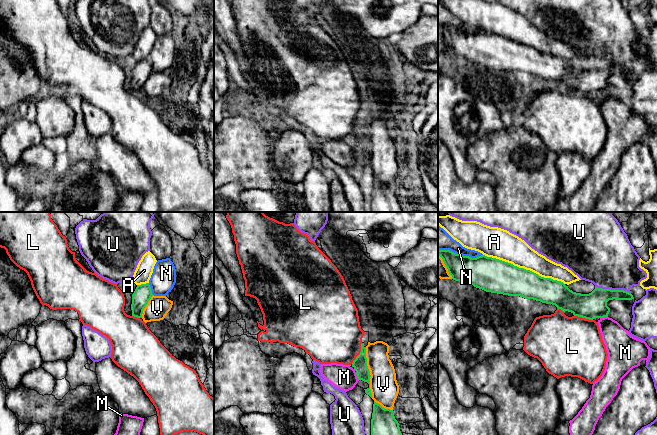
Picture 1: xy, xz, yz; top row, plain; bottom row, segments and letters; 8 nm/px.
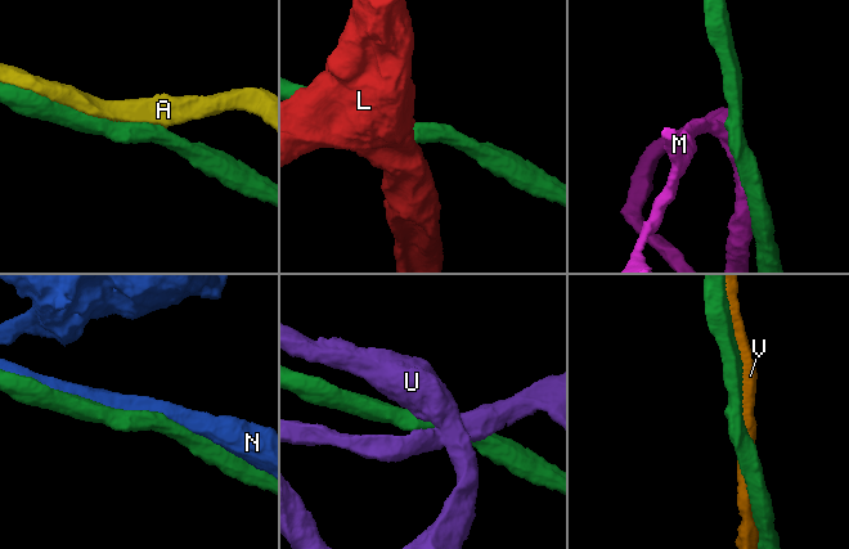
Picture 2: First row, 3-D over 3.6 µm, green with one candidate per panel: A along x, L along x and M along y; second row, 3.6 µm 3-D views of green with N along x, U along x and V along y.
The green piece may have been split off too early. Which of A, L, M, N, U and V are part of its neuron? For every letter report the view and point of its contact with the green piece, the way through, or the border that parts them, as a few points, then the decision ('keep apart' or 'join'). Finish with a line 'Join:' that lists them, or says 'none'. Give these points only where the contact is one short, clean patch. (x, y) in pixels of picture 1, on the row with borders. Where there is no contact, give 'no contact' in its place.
A: contact yz (523, 268); keep apart
L: contact xz (360, 353); keep apart
M: contact xz (357, 376); border xz (355, 372), (358, 380); keep apart
N: contact yz (459, 254); keep apart
U: contact yz (613, 290); keep apart
V: contact xz (369, 372); keep apart
Join: none

